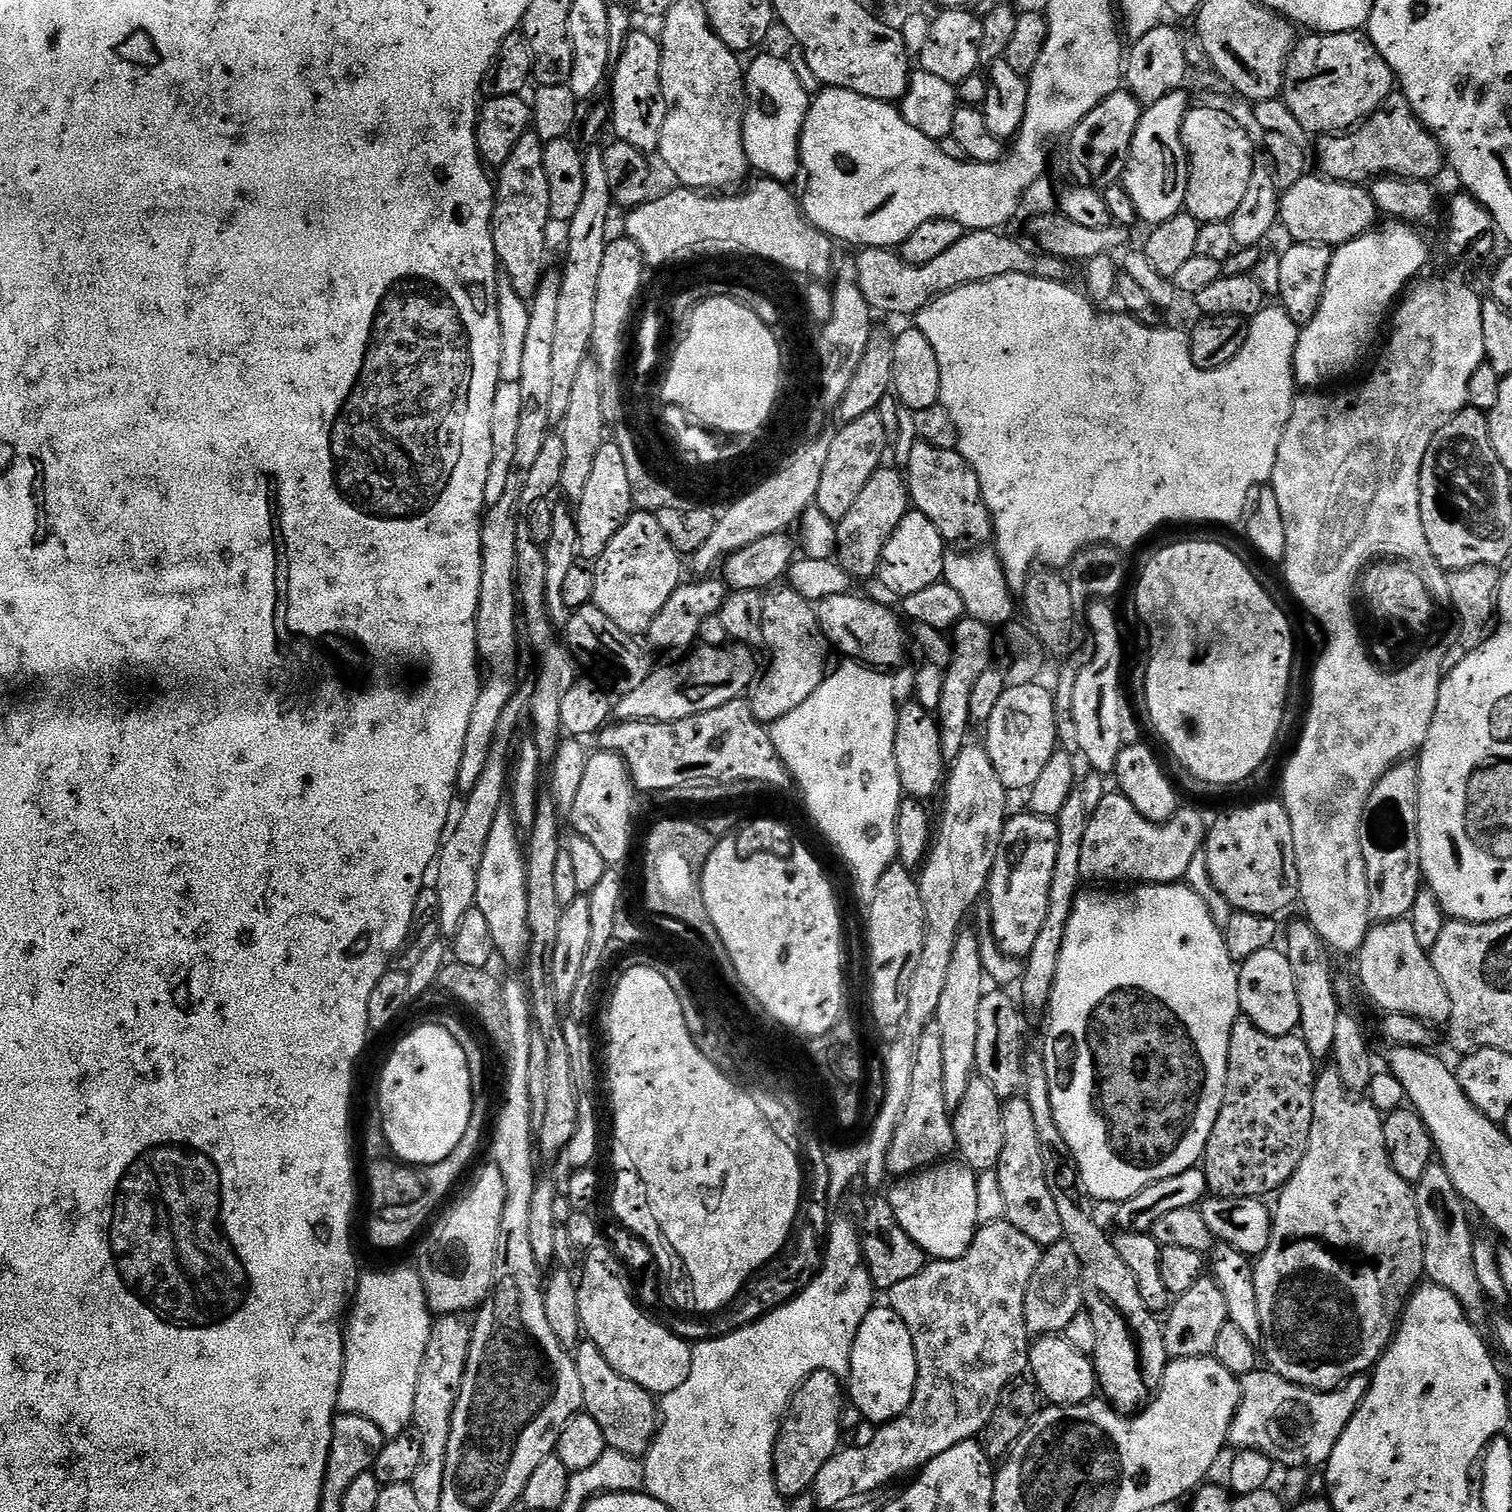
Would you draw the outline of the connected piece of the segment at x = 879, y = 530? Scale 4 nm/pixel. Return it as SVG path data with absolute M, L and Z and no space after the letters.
M881 466L874 474L870 474L870 482L866 482L866 486L862 489L862 494L858 494L858 498L854 501L854 506L850 506L850 511L846 514L846 518L842 518L836 524L837 530L837 546L835 559L845 570L849 577L860 580L868 580L877 575L880 570L880 558L882 550L886 546L886 542L890 538L890 534L898 528L898 522L902 522L902 518L910 511L910 497L908 495L908 482L903 471L900 472L896 468L888 468L889 466Z

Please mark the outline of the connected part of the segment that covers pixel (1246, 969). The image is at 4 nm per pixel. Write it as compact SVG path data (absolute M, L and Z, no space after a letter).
M1273 946L1250 954L1239 965L1240 1010L1247 1019L1253 1020L1266 1034L1286 1036L1300 1027L1298 1014L1298 990L1294 990L1294 970L1290 970L1288 957L1279 947Z

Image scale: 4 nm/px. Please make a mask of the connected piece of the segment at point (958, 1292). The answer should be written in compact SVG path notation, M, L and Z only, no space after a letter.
M1007 1219L993 1220L990 1224L980 1224L976 1230L976 1236L972 1240L972 1244L962 1254L961 1257L953 1260L933 1259L931 1262L925 1263L924 1268L918 1274L914 1274L912 1278L906 1278L904 1282L898 1282L898 1286L887 1289L887 1303L898 1314L898 1318L902 1318L902 1322L906 1322L906 1326L910 1330L910 1338L914 1342L914 1354L918 1362L918 1378L914 1386L914 1394L910 1406L898 1418L894 1418L888 1424L881 1424L875 1429L876 1432L872 1436L869 1444L860 1444L857 1448L845 1447L843 1450L837 1451L835 1456L830 1458L830 1462L826 1462L826 1466L822 1466L822 1470L818 1470L816 1481L812 1483L810 1492L815 1497L815 1507L836 1508L847 1505L849 1502L855 1501L857 1498L868 1498L879 1490L883 1484L891 1482L895 1476L904 1476L915 1473L924 1467L925 1464L931 1462L938 1454L942 1454L942 1450L950 1450L950 1446L958 1446L958 1442L966 1440L975 1440L988 1427L990 1418L994 1414L994 1410L998 1406L998 1398L1002 1394L1002 1390L1014 1379L1021 1375L1020 1371L1028 1368L1028 1349L1030 1347L1030 1337L1026 1330L1026 1318L1024 1317L1024 1303L1026 1302L1026 1286L1030 1282L1030 1278L1034 1274L1034 1270L1040 1261L1040 1253L1042 1248L1021 1230L1009 1224Z

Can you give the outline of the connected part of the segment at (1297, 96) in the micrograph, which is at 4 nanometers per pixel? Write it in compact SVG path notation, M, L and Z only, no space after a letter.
M1363 31L1326 32L1308 34L1297 39L1292 52L1288 55L1288 65L1284 71L1284 90L1282 98L1294 118L1304 128L1305 133L1335 134L1347 132L1357 124L1372 116L1386 102L1386 98L1394 91L1394 77L1390 66L1378 54L1372 45L1372 39Z

